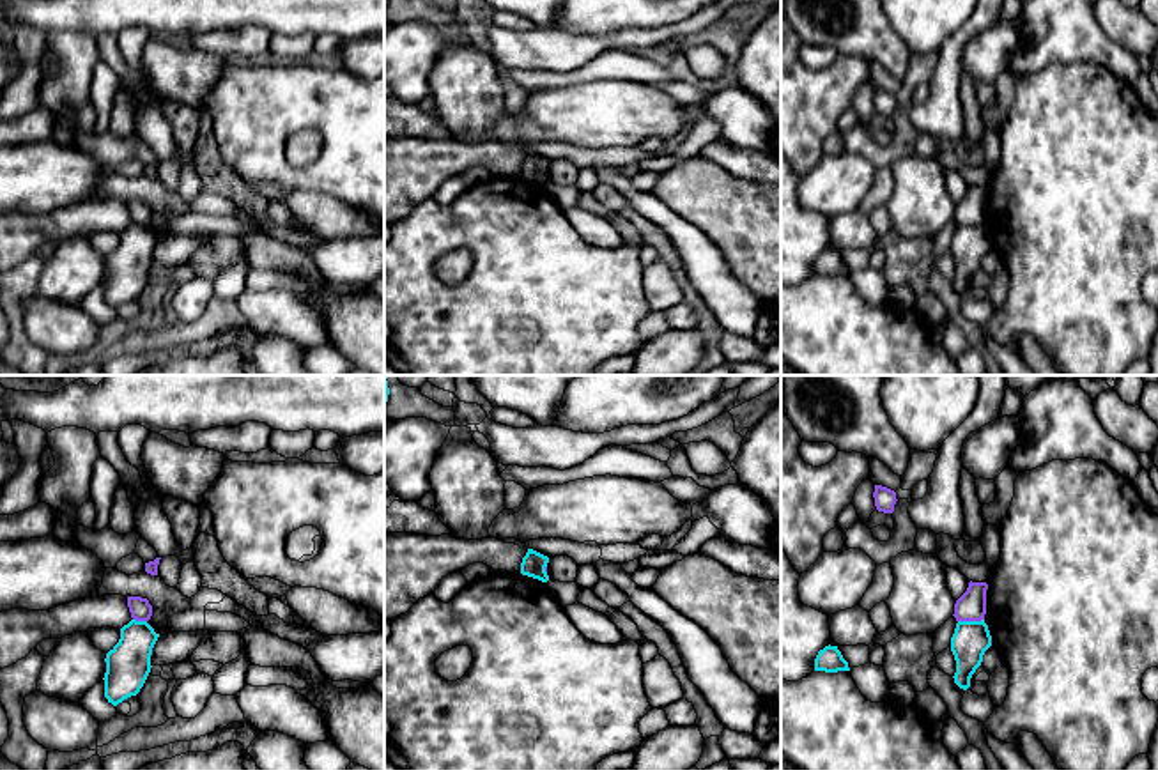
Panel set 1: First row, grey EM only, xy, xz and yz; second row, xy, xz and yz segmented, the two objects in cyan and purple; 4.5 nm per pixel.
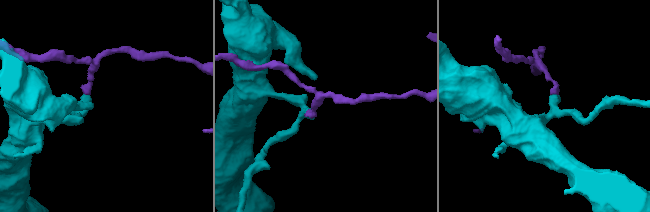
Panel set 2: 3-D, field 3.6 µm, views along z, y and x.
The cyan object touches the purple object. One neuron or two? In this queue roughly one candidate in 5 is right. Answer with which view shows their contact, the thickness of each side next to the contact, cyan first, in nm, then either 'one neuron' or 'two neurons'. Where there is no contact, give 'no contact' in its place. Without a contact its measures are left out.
yz | 170/140 nm | two neurons

